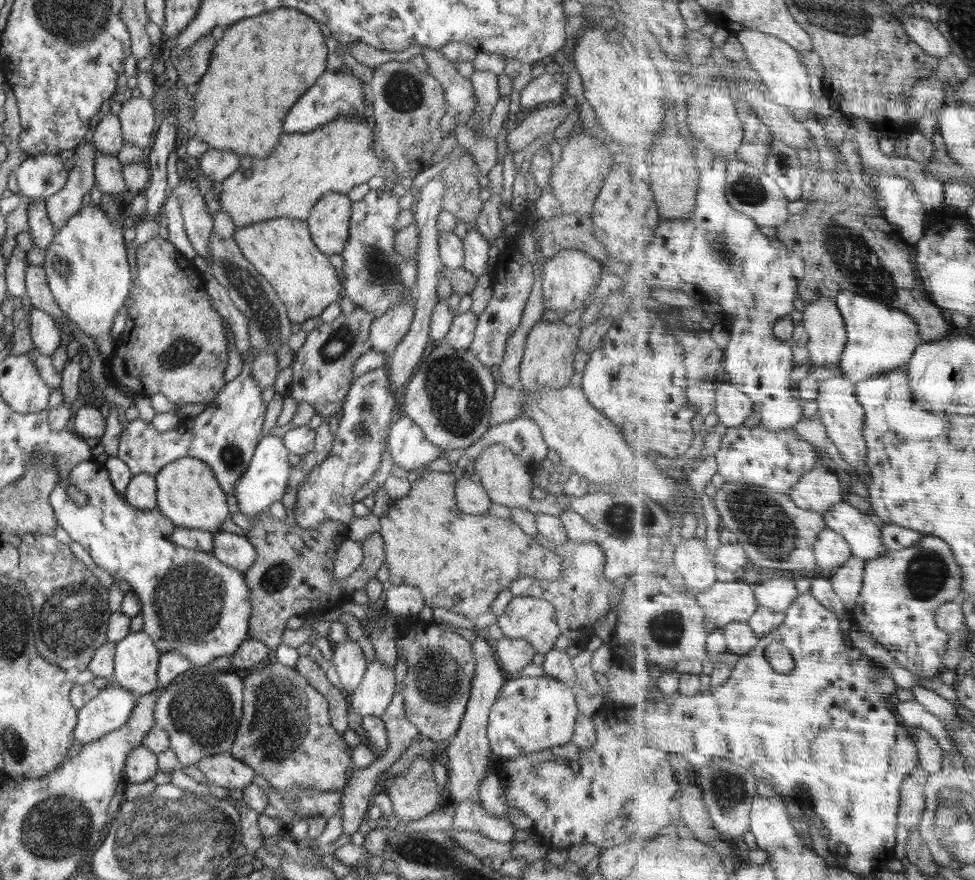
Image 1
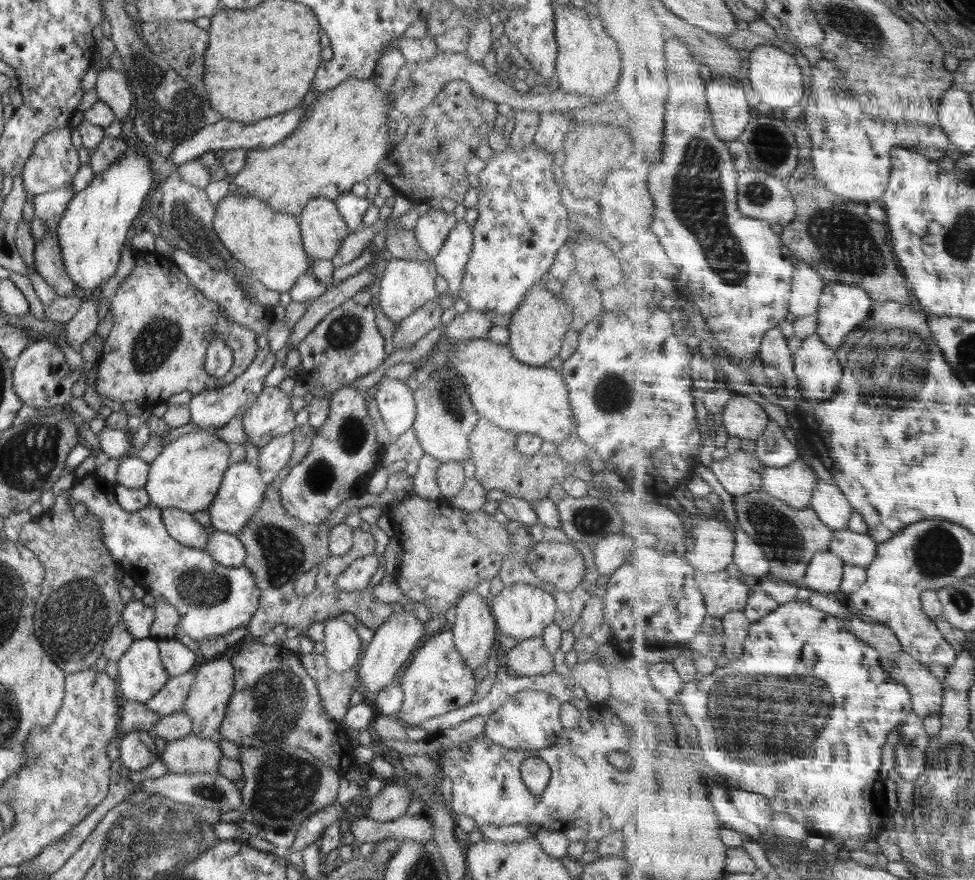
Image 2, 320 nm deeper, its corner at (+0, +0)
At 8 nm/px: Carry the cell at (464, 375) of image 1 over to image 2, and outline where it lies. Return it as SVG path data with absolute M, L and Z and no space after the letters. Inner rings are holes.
M444 361L413 391L413 397L416 403L413 430L423 452L440 463L463 465L468 462L471 459L469 436L476 428L480 416L461 378Z

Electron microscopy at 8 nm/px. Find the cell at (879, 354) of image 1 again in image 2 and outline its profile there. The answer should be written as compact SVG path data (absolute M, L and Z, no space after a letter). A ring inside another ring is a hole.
M827 283L826 290L822 298L822 307L819 310L819 327L817 333L833 349L841 349L846 343L847 336L858 327L864 327L867 320L871 319L871 314L875 311L876 300L865 288L852 286L852 284Z

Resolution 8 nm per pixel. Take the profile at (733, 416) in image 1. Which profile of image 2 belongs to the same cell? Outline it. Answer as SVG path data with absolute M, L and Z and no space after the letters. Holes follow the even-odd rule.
M738 396L728 403L724 424L731 436L758 441L770 426L770 416L756 400Z

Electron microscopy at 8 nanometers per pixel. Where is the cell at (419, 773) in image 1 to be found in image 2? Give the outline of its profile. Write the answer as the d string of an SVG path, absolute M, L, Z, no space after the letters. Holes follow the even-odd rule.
M388 783L381 788L376 796L368 804L368 811L361 810L361 815L370 817L376 821L393 821L399 819L408 804L412 794L406 788L400 786L388 786Z

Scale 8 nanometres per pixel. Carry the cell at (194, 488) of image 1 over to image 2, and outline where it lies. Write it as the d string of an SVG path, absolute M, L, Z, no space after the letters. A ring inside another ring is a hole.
M187 429L185 436L164 446L156 460L150 465L148 482L143 490L148 494L151 505L164 508L178 508L186 512L206 512L216 498L224 472L230 466L232 447L216 435L194 429Z

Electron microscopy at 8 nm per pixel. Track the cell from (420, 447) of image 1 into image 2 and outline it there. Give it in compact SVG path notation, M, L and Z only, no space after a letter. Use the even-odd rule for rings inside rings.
M383 375L378 383L375 400L393 440L413 428L416 403L413 390L404 381Z

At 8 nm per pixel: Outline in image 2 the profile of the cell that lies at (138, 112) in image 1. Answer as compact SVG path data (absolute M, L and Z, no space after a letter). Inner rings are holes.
M110 65L97 74L96 93L105 102L122 123L132 108L132 95L127 76Z

